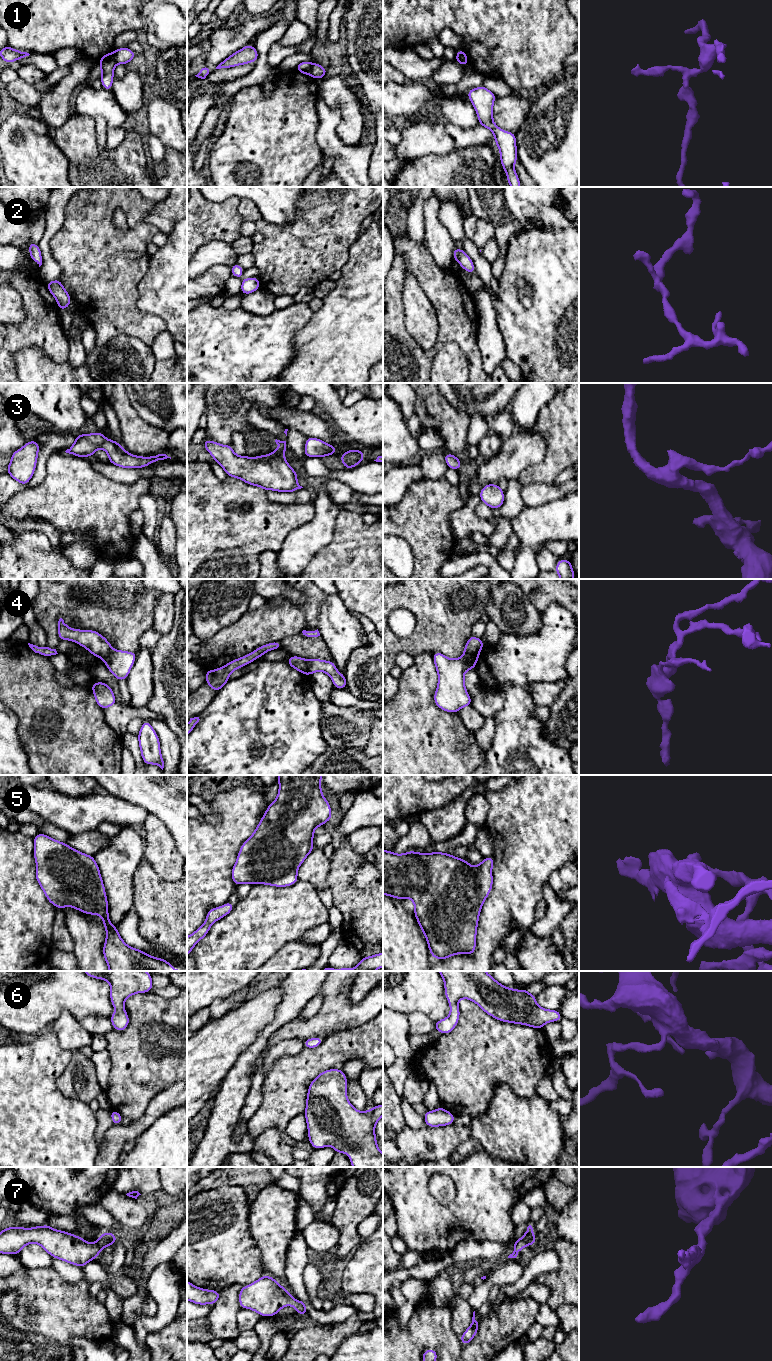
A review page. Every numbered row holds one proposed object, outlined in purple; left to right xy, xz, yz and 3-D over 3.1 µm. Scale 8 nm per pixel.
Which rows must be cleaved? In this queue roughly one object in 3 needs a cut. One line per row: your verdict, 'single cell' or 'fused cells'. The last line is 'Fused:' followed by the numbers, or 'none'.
1: fused cells
2: single cell
3: single cell
4: fused cells
5: single cell
6: single cell
7: single cell
Fused: 1, 4

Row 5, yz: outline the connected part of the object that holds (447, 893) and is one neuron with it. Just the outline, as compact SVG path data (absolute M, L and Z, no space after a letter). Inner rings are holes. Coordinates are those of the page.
M383 849L383 895L413 901L413 913L433 958L444 960L455 954L472 955L476 949L482 904L492 890L493 864L493 856L473 867L466 859L448 853L407 851L395 854Z

